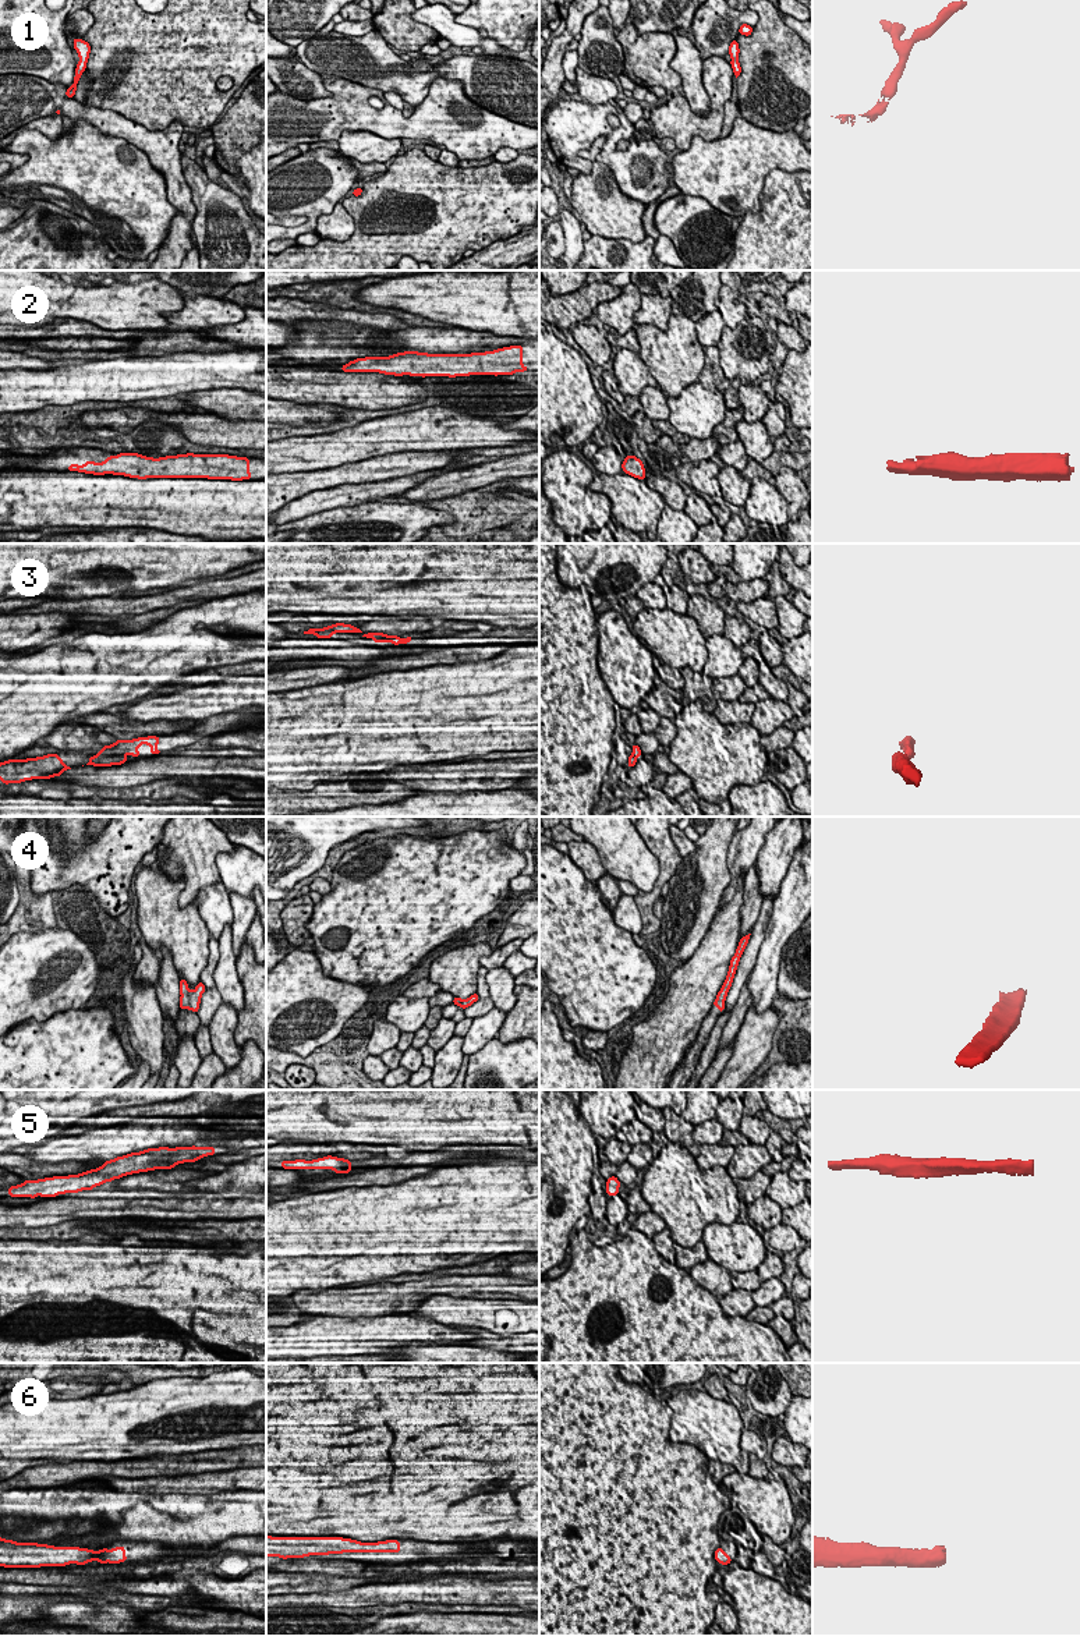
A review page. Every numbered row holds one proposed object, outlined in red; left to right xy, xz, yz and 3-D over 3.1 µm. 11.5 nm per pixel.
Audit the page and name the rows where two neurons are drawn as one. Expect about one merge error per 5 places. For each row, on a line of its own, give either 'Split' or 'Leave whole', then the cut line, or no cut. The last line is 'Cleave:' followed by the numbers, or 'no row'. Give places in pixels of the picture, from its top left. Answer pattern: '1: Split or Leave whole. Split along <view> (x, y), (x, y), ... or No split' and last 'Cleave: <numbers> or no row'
1: Leave whole. No split
2: Leave whole. No split
3: Leave whole. No split
4: Leave whole. No split
5: Leave whole. No split
6: Leave whole. No split
Cleave: no row

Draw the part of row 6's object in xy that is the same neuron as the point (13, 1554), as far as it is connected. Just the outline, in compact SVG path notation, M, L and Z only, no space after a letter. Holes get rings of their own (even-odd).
M0 1537L0 1566L4 1568L40 1568L85 1565L96 1559L99 1564L125 1562L125 1547L93 1551L79 1547L54 1547L38 1543L15 1543Z

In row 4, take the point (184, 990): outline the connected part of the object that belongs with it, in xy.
M180 978L180 1009L199 1010L201 996L206 991L205 985L199 981L194 991L188 989L188 982Z

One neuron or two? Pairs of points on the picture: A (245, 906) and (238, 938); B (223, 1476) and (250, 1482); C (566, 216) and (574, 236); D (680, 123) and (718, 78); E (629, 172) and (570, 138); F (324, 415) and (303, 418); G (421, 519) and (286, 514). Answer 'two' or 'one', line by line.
A: one
B: one
C: one
D: one
E: one
F: one
G: two

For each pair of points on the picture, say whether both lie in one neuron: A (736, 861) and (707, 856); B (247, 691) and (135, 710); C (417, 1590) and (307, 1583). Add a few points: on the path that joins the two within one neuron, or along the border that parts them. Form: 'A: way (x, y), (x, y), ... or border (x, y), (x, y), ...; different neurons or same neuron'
A: border (737, 831), (728, 853), (730, 882), (722, 892); different neurons
B: way (219, 698), (163, 708); same neuron
C: border (382, 1582), (368, 1582), (324, 1593); different neurons

